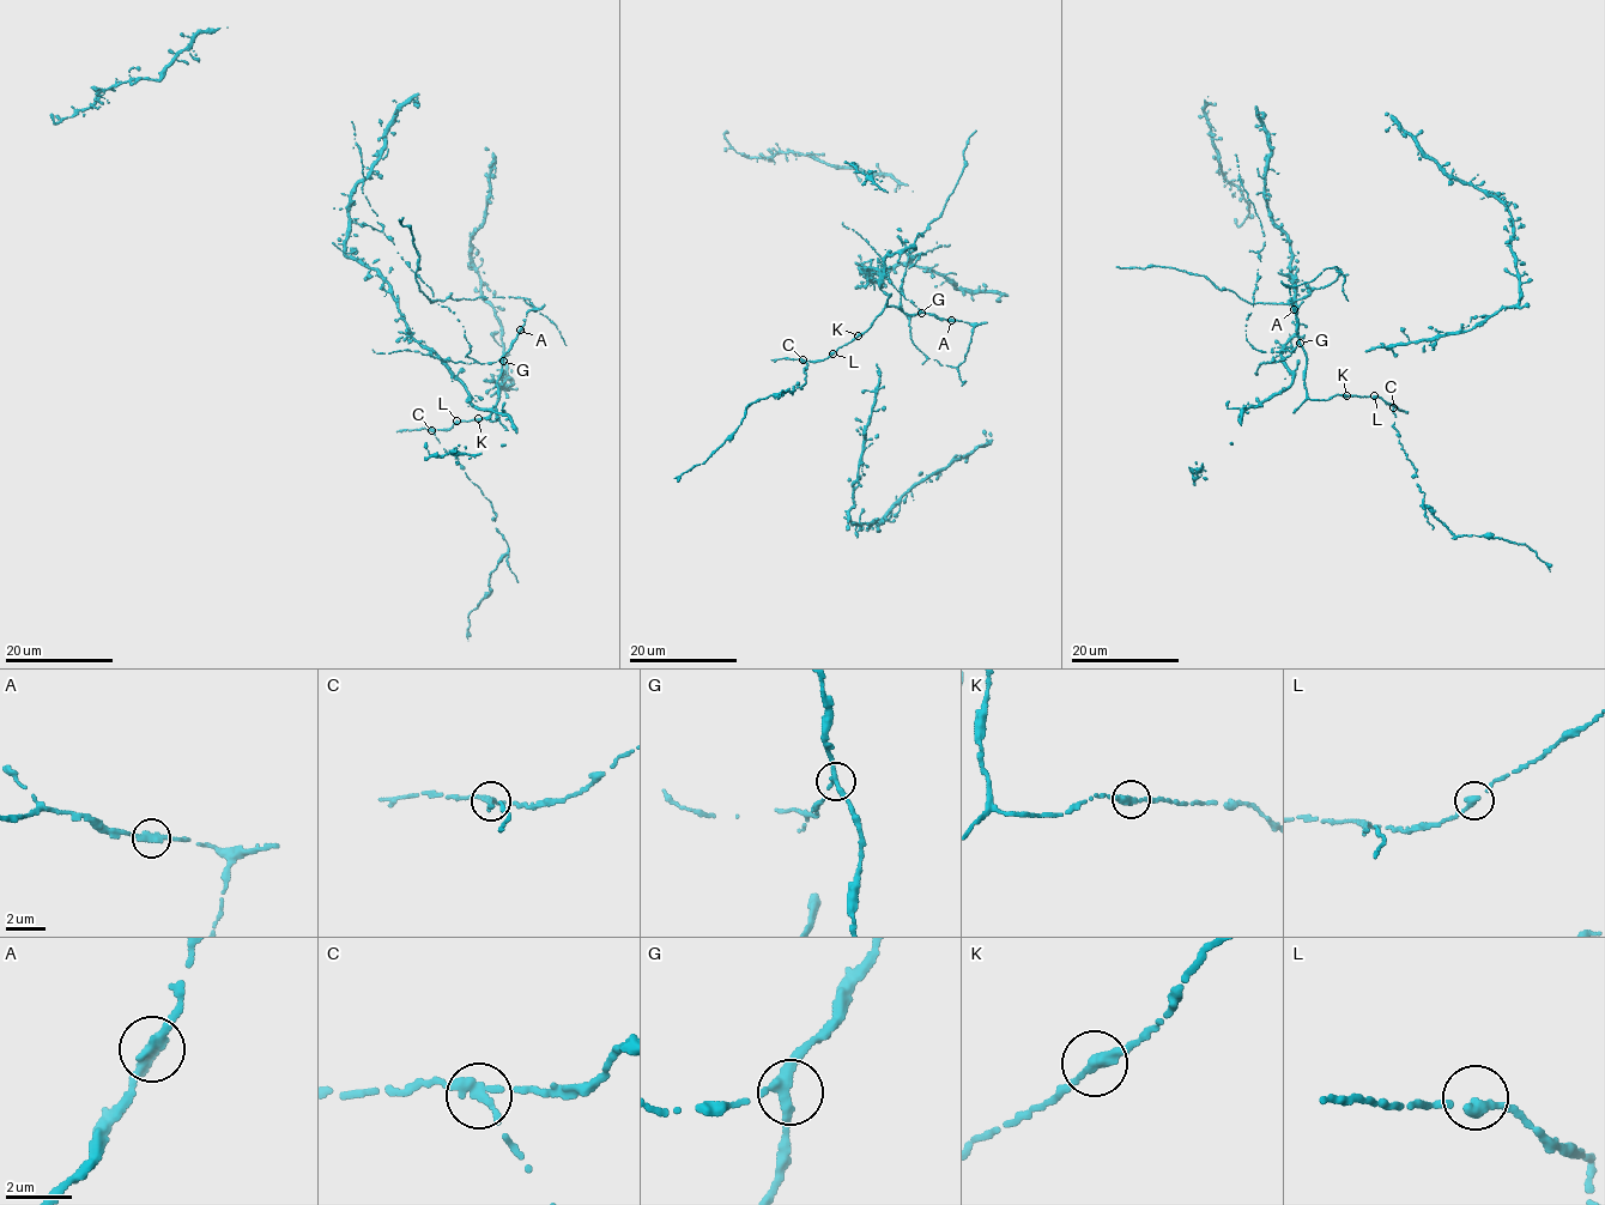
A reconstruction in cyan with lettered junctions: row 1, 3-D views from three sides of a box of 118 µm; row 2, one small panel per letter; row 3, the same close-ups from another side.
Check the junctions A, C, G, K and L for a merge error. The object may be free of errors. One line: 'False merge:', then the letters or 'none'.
False merge: C

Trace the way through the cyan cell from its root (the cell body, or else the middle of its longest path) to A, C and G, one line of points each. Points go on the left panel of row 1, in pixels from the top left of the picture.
A: (435, 353), (447, 362), (492, 363), (512, 347), (520, 329)
C: (435, 353), (447, 362), (498, 359), (502, 364), (497, 418), (460, 421), (452, 428), (431, 430)
G: (435, 353), (447, 362), (503, 361)

